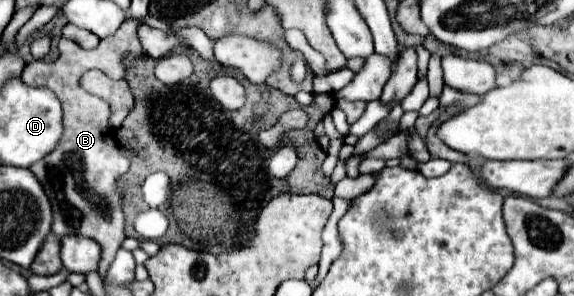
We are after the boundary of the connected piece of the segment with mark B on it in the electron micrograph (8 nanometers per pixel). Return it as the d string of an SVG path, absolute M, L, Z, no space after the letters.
M127 19L117 31L117 35L101 39L99 47L95 49L83 49L69 39L61 39L59 57L55 61L31 61L21 73L21 81L25 85L47 87L61 101L65 133L55 151L51 151L45 159L29 167L51 199L55 217L53 233L57 237L85 235L95 239L103 247L103 259L99 263L101 277L107 277L107 269L125 239L125 215L121 209L123 197L119 193L117 181L129 171L135 153L119 147L115 129L109 125L109 105L103 99L83 91L83 87L79 85L79 77L89 69L99 69L110 78L124 79L127 71L125 57L143 55L143 47L137 37L139 25L141 21Z

